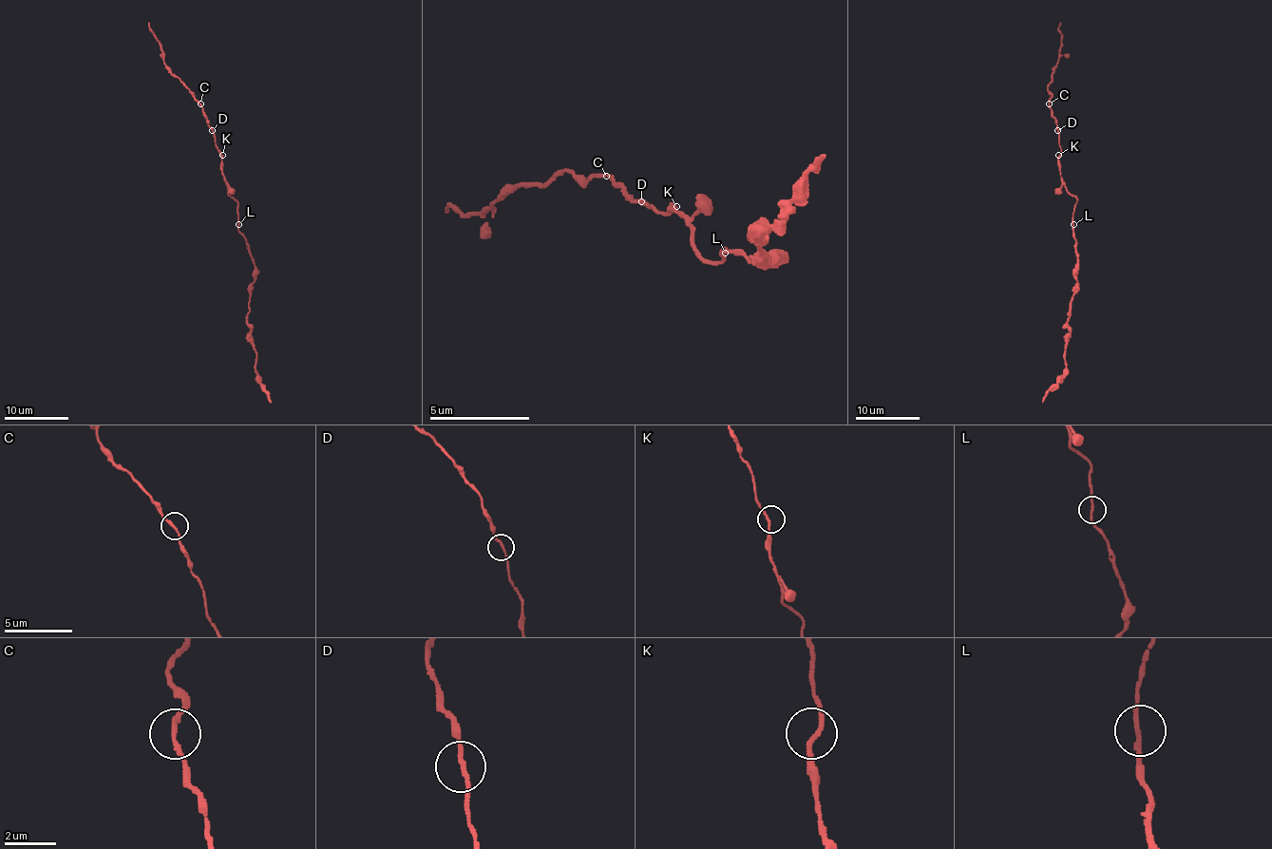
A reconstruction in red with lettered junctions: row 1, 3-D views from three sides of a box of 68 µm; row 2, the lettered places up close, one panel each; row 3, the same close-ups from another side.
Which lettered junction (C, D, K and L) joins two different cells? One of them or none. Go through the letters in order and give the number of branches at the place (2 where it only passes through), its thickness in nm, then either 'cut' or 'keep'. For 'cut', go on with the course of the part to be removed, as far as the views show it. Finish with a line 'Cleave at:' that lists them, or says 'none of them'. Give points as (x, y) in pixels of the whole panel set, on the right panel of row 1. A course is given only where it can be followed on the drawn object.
C: 2 branches meet; 170 nm thick; keep
D: 2 branches meet; 160 nm thick; keep
K: 2 branches meet; 160 nm thick; keep
L: 2 branches meet; 170 nm thick; keep
Cleave at: none of them

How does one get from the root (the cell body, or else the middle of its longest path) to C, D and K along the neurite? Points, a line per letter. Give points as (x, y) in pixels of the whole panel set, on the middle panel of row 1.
C: (721, 261), (701, 256), (692, 241), (692, 226), (672, 206), (661, 211), (632, 201), (606, 176)
D: (721, 261), (707, 261), (701, 256), (701, 251), (692, 241), (692, 226), (672, 206), (661, 211), (641, 201)
K: (721, 261), (707, 261), (701, 256), (701, 251), (692, 241), (692, 226), (672, 206), (676, 206)

